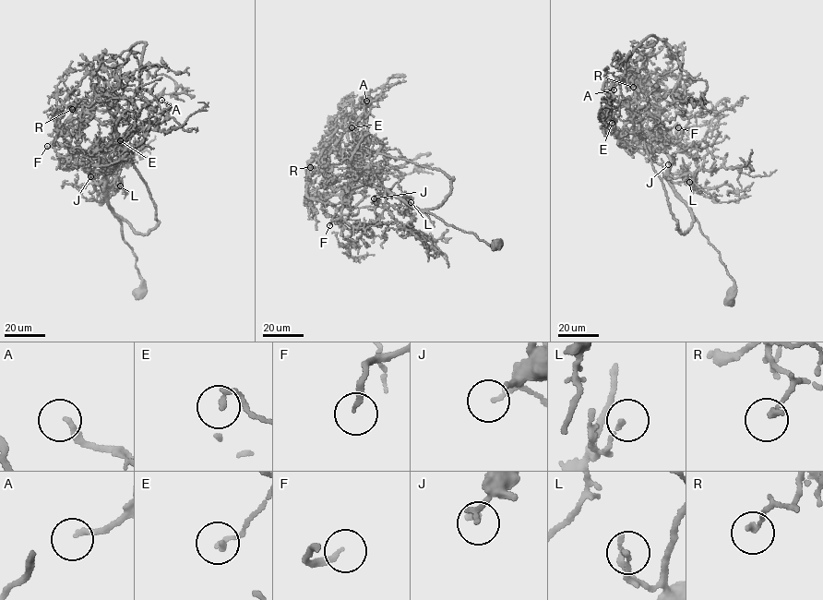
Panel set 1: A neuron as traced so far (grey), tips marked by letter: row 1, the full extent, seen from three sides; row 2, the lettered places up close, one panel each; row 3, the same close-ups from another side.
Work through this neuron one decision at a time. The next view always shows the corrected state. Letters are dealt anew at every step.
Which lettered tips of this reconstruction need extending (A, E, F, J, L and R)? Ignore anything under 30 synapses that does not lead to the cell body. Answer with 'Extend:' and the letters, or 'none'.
Extend: A, F, J

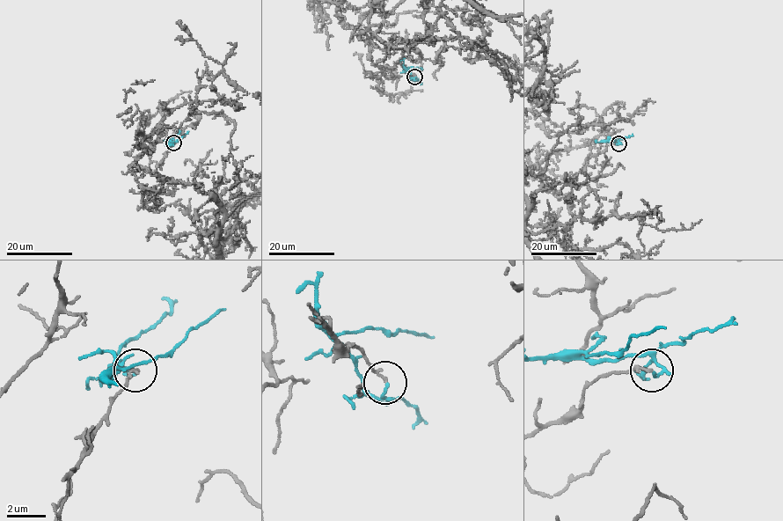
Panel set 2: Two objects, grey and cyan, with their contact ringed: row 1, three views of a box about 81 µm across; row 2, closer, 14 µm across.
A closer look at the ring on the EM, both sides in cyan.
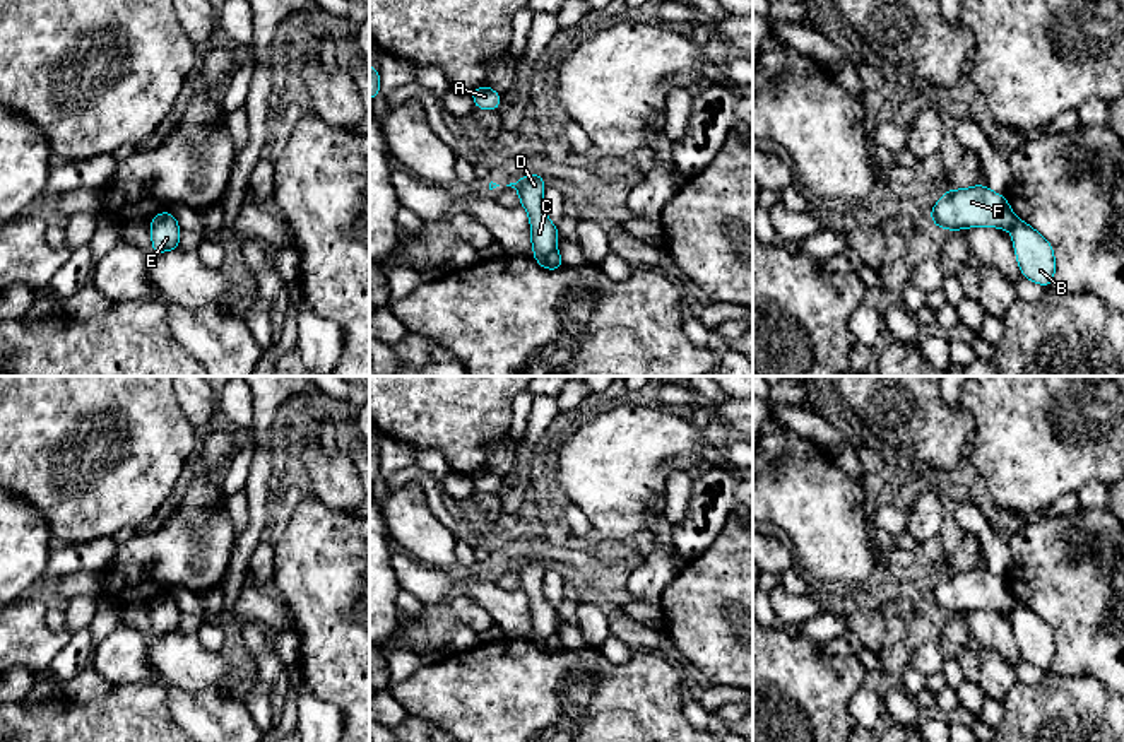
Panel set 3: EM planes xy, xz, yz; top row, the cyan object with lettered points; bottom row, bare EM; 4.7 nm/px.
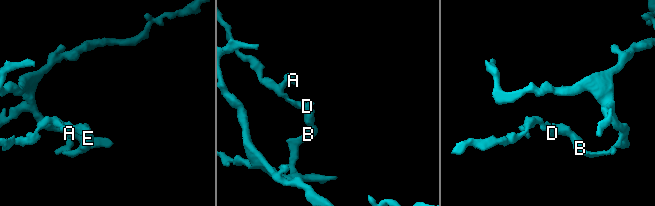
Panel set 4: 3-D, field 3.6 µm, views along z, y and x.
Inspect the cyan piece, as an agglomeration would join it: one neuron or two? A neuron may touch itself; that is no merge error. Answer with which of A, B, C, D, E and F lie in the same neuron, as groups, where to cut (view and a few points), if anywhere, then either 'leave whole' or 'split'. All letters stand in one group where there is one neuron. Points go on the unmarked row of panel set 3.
A C D F / B E | xz (555, 633), (534, 638) | split

